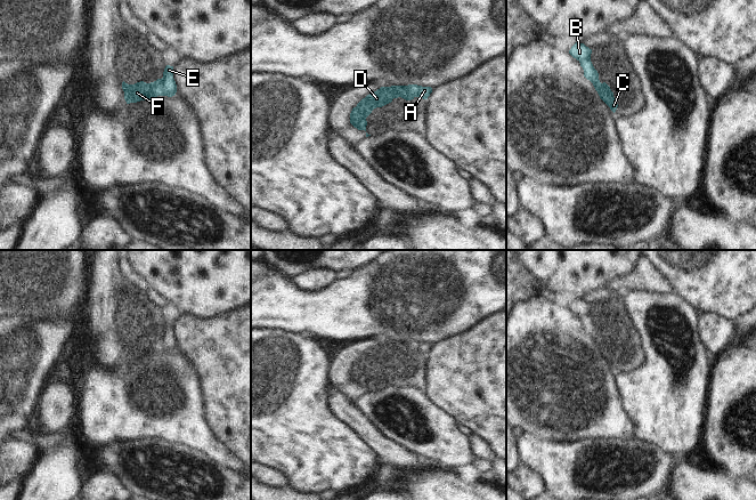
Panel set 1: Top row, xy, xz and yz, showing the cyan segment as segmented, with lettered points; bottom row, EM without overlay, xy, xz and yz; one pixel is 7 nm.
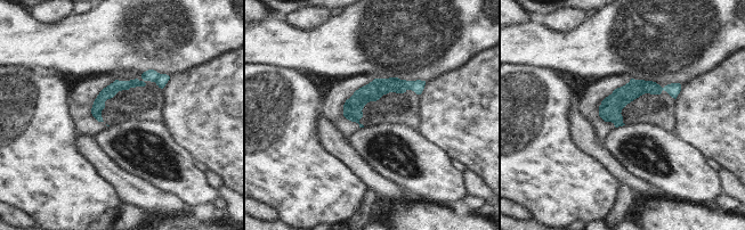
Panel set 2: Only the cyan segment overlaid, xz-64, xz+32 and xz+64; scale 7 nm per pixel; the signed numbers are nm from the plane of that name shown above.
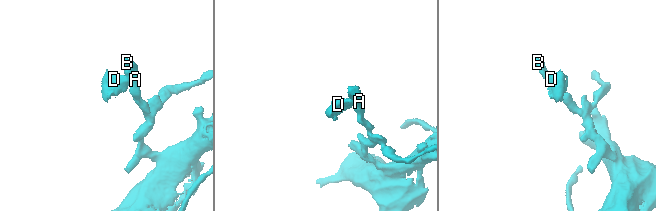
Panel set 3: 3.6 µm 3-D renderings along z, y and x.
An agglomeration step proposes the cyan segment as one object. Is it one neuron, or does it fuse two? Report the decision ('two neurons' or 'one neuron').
two neurons

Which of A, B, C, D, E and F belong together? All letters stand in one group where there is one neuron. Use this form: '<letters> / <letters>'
A B E / C D F

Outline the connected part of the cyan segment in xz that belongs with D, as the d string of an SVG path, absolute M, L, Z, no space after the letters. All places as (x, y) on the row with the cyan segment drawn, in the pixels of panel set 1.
M407 86L381 87L363 98L350 113L350 123L358 130L365 130L366 118L376 107L382 107L392 102L393 98L401 97L412 100L414 97L409 94Z

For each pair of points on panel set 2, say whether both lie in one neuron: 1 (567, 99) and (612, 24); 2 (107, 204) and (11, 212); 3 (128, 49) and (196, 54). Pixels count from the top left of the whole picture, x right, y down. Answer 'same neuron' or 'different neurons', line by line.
1: different neurons
2: different neurons
3: same neuron

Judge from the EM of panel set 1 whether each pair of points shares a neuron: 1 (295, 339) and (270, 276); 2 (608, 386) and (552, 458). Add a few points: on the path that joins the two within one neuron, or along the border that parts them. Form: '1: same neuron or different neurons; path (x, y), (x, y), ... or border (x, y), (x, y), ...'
1: different neurons; border (267, 328), (298, 333)
2: different neurons; border (538, 436), (554, 441), (591, 440)

